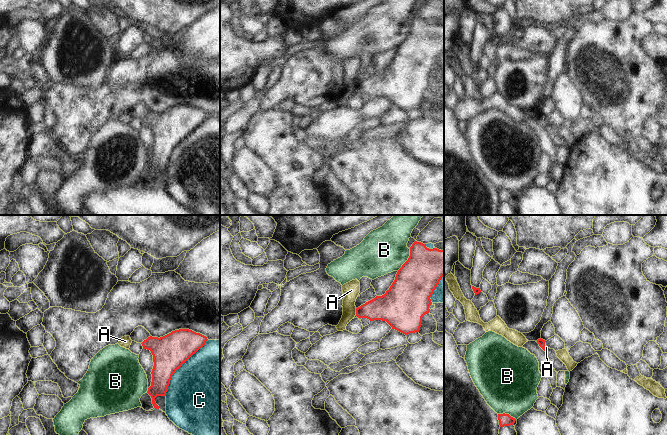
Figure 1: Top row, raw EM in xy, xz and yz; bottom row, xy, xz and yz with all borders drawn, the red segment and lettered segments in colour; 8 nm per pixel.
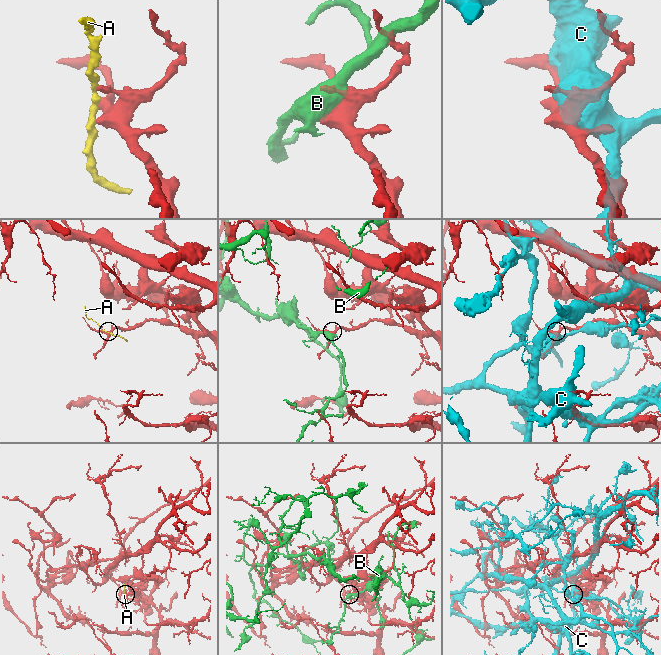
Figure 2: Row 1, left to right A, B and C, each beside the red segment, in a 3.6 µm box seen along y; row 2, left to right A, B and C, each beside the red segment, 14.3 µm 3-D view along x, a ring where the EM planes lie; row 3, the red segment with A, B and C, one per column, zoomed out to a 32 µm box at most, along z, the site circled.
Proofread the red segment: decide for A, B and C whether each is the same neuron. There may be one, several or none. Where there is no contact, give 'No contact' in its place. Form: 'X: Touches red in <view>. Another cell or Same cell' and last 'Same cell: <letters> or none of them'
A: Touches red in xz. Another cell
B: Touches red in xz. Another cell
C: Touches red in xy. Another cell
Same cell: none of them.

